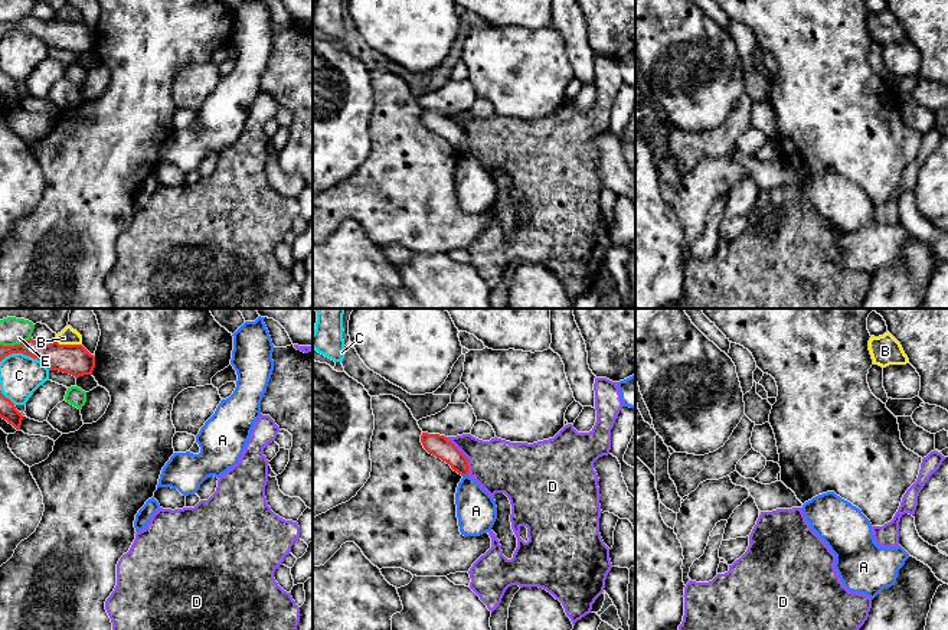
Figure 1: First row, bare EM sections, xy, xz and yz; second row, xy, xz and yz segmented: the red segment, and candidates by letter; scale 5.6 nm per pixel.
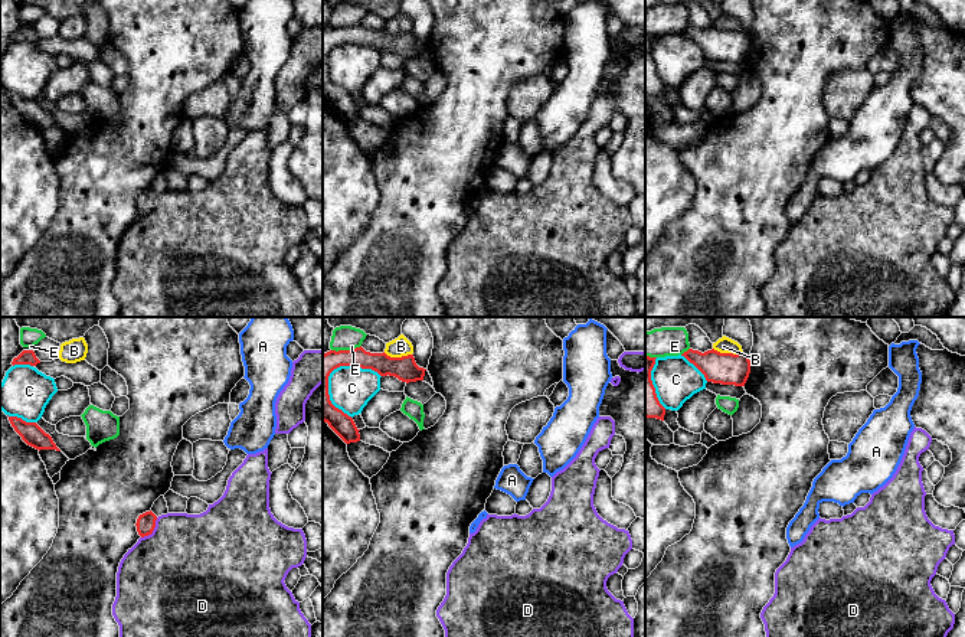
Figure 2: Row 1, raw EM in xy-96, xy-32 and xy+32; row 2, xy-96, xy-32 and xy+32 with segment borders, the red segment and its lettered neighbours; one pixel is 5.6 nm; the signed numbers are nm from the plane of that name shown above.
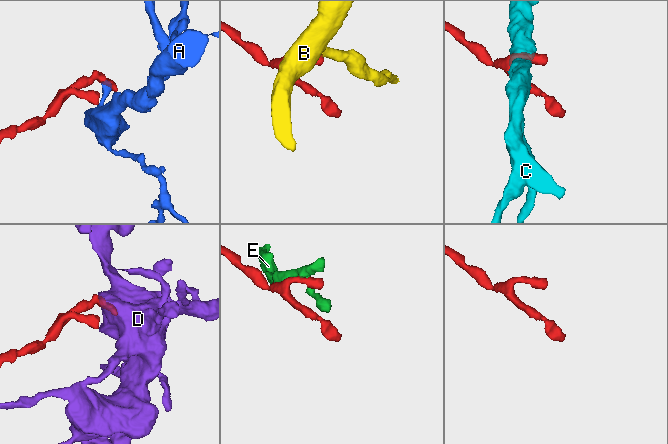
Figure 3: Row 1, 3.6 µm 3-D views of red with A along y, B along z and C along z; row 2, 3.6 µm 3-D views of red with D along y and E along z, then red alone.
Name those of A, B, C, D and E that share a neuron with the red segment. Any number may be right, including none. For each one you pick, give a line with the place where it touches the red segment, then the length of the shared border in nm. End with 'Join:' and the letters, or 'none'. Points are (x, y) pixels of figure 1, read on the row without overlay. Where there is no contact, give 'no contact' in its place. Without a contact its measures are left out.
Join: none

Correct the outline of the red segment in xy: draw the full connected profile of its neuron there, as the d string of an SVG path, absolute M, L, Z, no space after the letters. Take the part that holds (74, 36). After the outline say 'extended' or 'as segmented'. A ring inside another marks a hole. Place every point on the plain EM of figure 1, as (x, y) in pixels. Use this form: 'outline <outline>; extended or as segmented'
outline M33 16L14 23L0 22L0 39L12 30L23 30L40 37L49 48L59 48L75 55L92 52L95 45L95 33L82 22L59 22L58 19L43 22Z; as segmented

